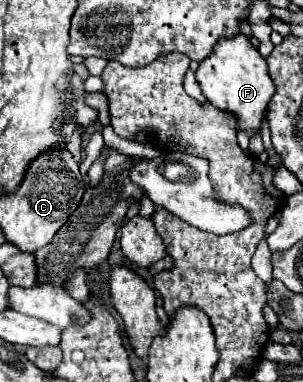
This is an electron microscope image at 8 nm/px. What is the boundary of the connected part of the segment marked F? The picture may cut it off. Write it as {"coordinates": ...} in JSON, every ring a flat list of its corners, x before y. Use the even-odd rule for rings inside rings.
{"coordinates":[[244,34,218,42,212,56,208,56,200,64,196,80,202,88,202,94,208,98,212,106,216,106,218,110,226,110,236,118,238,132,242,130,248,136,254,136,262,130,262,120,268,114,268,102,274,96,276,86,268,76,266,60,260,56,260,52,250,44,250,40]]}

